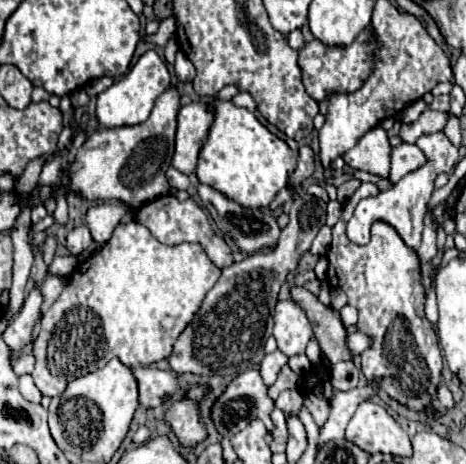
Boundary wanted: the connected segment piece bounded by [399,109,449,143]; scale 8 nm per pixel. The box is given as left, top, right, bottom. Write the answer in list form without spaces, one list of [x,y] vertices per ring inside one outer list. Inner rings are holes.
[[[425,109],[417,121],[403,125],[401,127],[401,139],[405,143],[415,143],[417,137],[421,135],[429,135],[429,133],[437,133],[443,131],[445,125],[449,121],[449,113],[441,113],[441,111],[433,111],[433,109]]]

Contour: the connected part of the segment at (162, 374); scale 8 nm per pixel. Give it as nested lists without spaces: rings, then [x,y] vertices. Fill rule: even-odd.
[[[135,367],[133,369],[135,379],[139,383],[139,401],[145,407],[159,407],[165,401],[169,401],[177,387],[177,375],[175,371],[159,371],[149,367]]]

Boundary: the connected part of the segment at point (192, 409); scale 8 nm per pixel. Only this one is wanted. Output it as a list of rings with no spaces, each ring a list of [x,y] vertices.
[[[195,387],[187,393],[187,397],[179,403],[173,403],[169,413],[167,413],[167,423],[179,437],[179,441],[185,447],[195,447],[205,439],[205,431],[199,423],[199,409],[195,399],[199,399],[207,389],[205,387]]]

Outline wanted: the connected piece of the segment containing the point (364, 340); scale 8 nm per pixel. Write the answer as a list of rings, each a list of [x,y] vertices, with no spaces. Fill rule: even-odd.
[[[355,331],[355,333],[351,333],[351,335],[347,337],[347,345],[349,345],[349,349],[353,351],[353,355],[359,357],[367,347],[371,347],[371,335],[363,335],[363,333]]]

